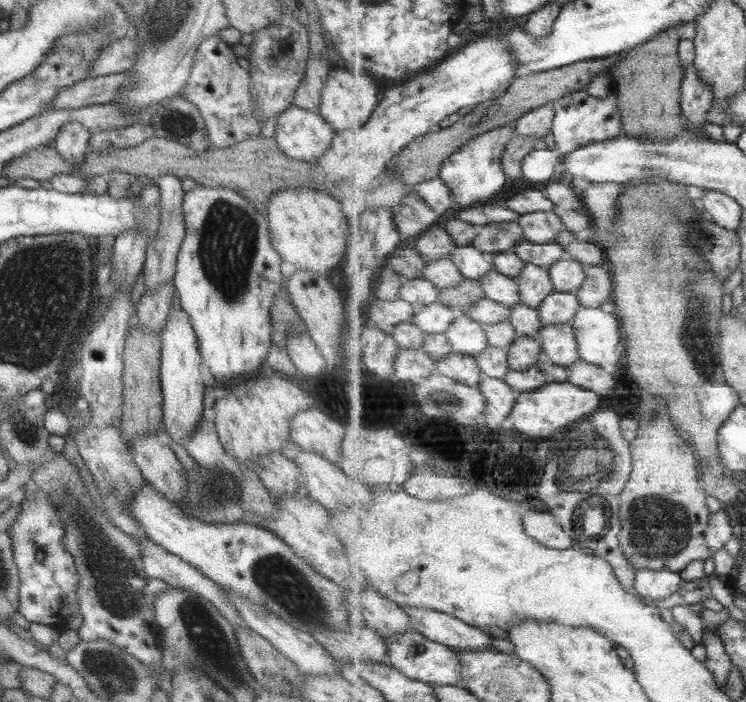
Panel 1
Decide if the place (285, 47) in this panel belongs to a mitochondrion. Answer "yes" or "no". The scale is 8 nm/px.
no

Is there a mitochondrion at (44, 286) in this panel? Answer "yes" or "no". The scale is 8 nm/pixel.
yes

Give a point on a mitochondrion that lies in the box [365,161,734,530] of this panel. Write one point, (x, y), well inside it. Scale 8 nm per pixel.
(693, 337)

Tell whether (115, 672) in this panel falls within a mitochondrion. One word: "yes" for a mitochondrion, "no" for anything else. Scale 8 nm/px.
yes

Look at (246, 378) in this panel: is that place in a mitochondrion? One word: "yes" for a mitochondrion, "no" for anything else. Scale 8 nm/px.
no

